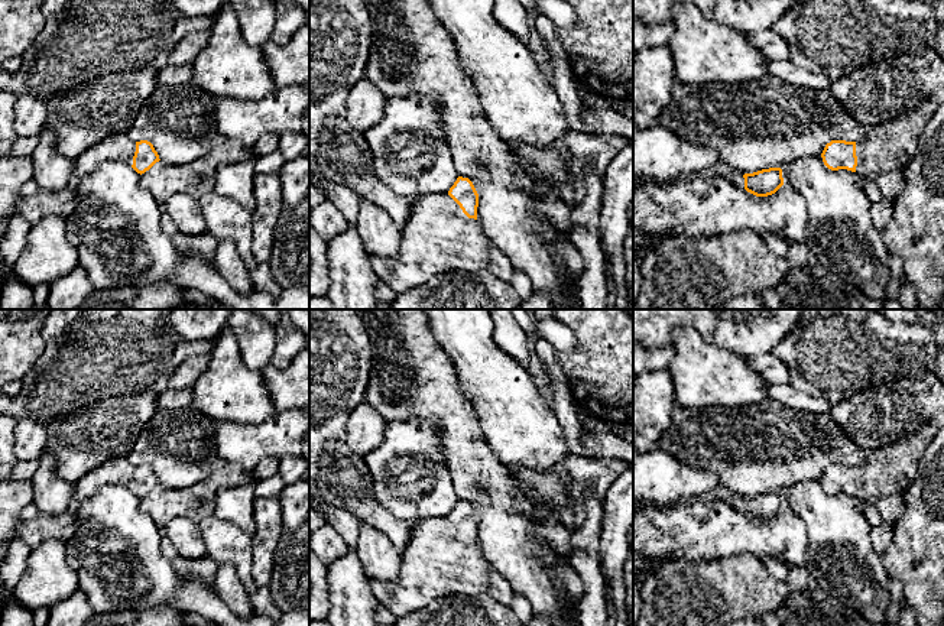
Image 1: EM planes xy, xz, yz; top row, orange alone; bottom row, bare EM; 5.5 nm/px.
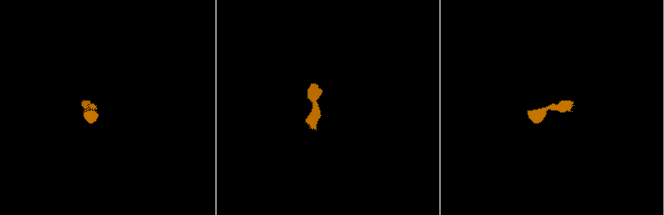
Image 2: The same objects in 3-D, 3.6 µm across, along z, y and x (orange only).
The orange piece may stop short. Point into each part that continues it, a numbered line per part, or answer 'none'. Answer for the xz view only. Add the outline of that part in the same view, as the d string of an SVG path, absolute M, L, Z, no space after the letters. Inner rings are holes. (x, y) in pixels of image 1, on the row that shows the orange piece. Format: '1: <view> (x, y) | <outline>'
1: xz (437, 237) | M448 192L415 197L400 233L400 249L395 256L370 257L376 276L390 286L396 296L448 270L489 270L489 246L479 221L468 218Z

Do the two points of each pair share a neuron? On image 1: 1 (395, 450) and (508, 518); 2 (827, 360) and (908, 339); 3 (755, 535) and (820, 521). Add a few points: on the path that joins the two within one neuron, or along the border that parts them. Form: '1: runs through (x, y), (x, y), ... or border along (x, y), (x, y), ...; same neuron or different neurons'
1: border along (444, 451), (453, 489), (458, 499); different neurons
2: runs through (847, 349), (888, 349); same neuron
3: border along (784, 508), (804, 525), (804, 558); different neurons

